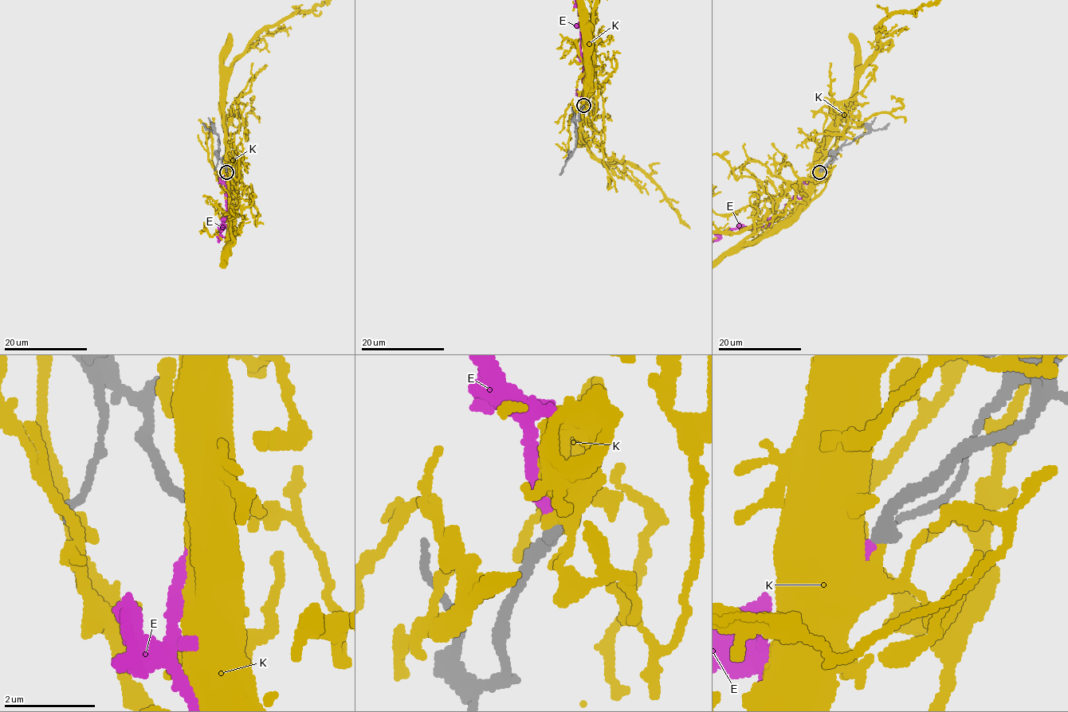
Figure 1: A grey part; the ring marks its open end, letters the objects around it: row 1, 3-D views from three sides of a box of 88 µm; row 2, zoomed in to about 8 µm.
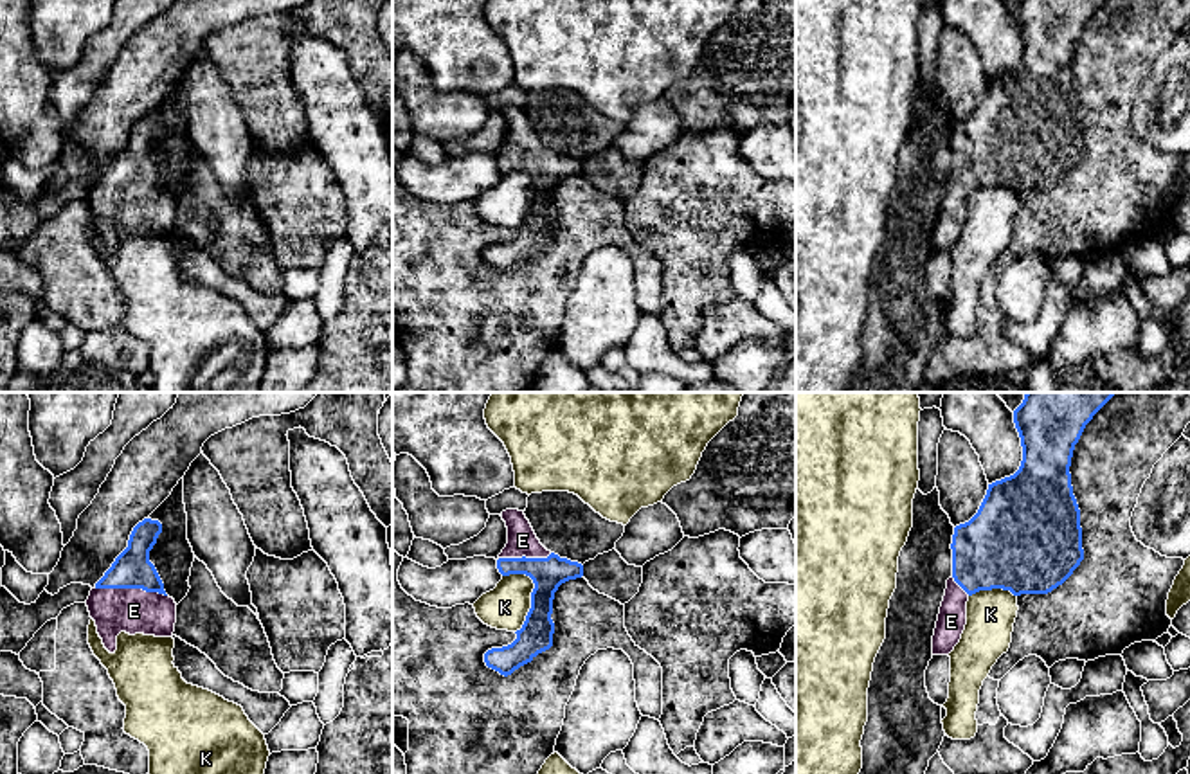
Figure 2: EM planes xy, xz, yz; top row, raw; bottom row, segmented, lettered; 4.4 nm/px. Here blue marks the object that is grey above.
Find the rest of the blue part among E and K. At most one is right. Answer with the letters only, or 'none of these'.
E

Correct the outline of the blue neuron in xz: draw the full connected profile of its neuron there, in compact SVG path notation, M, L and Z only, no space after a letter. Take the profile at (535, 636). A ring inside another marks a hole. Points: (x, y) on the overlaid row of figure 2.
M506 509L502 520L508 527L508 544L497 558L502 576L526 574L533 580L531 608L517 639L502 648L484 653L488 668L508 677L553 646L554 623L553 599L558 587L583 576L583 565L547 551L536 538L524 511Z

